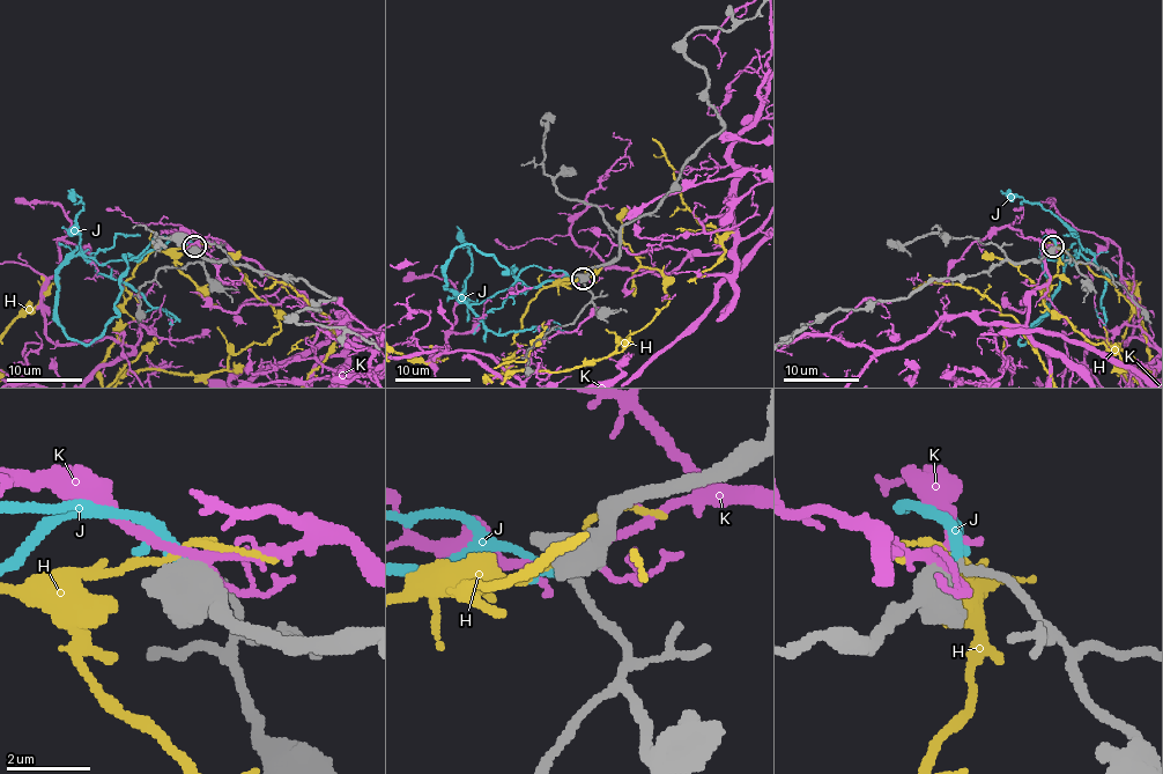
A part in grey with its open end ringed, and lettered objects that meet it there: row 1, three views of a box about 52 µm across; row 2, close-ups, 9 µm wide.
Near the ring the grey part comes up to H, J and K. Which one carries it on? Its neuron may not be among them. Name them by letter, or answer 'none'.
J

